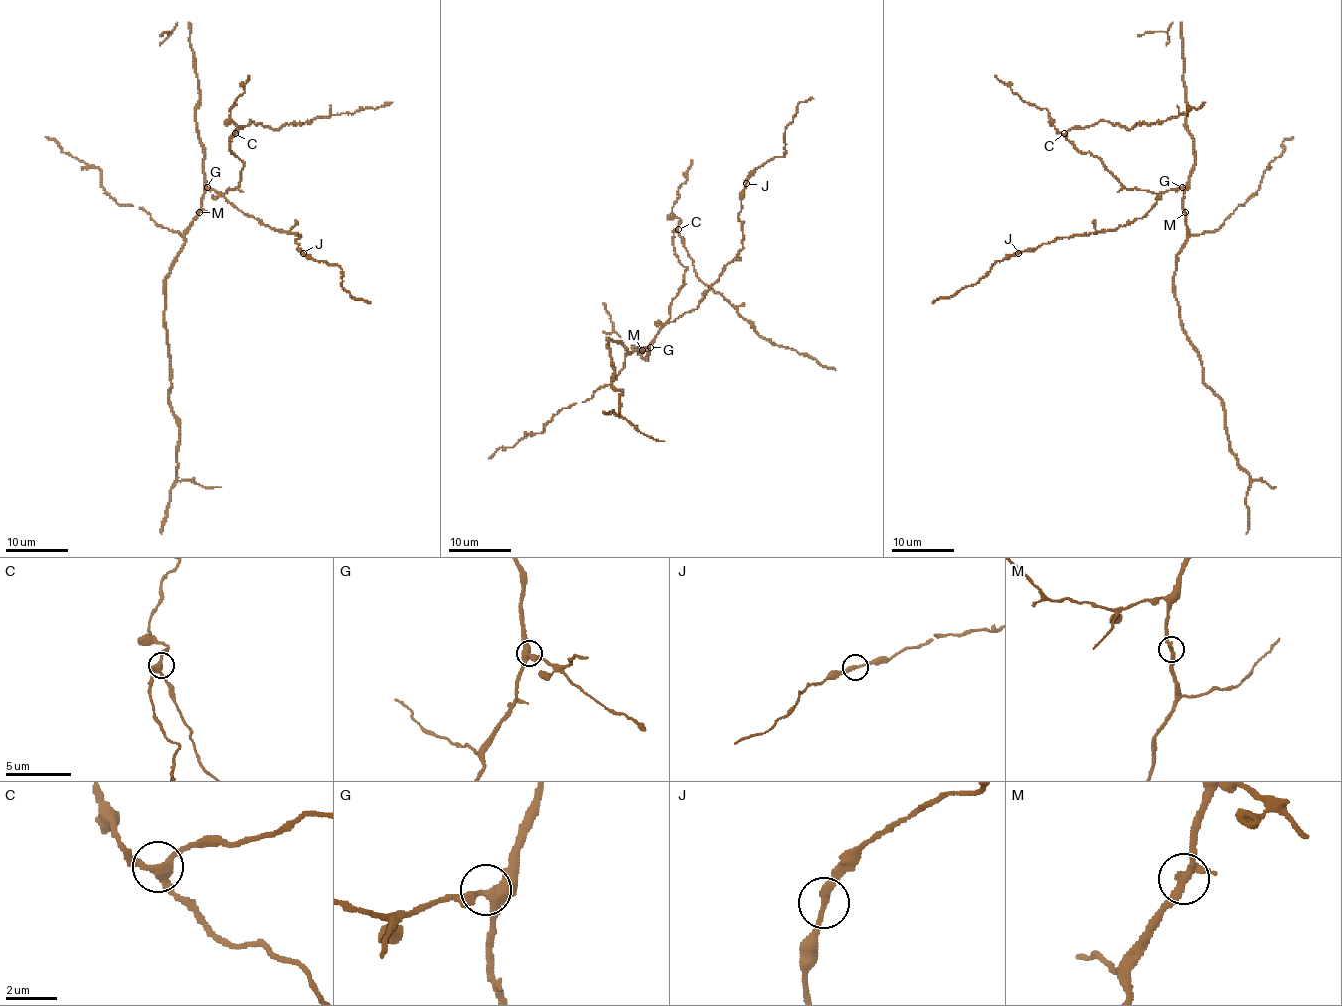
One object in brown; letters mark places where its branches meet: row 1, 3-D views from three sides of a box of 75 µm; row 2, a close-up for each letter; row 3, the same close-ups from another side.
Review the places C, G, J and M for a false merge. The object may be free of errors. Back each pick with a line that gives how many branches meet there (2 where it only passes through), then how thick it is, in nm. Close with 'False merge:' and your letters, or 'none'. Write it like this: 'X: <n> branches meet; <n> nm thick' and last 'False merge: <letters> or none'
False merge: none

